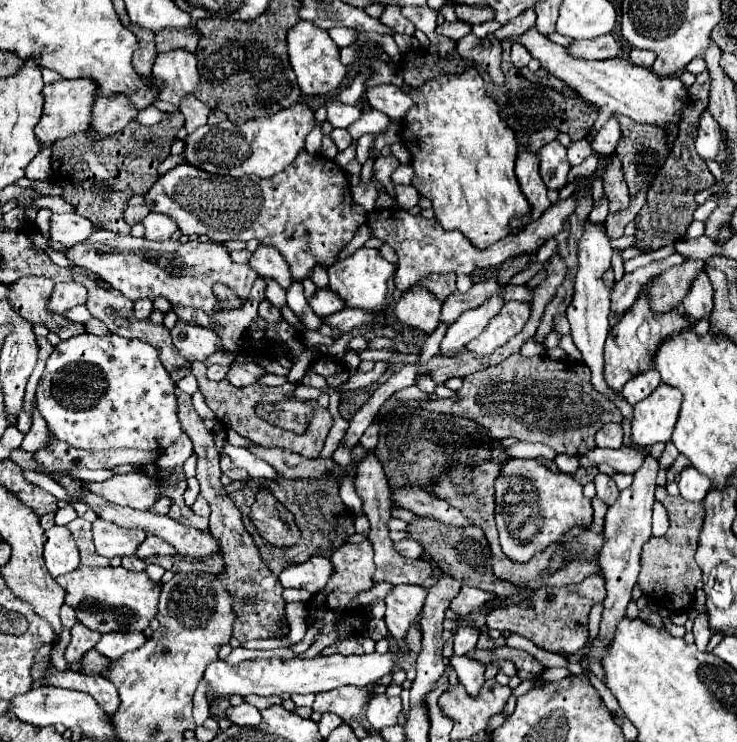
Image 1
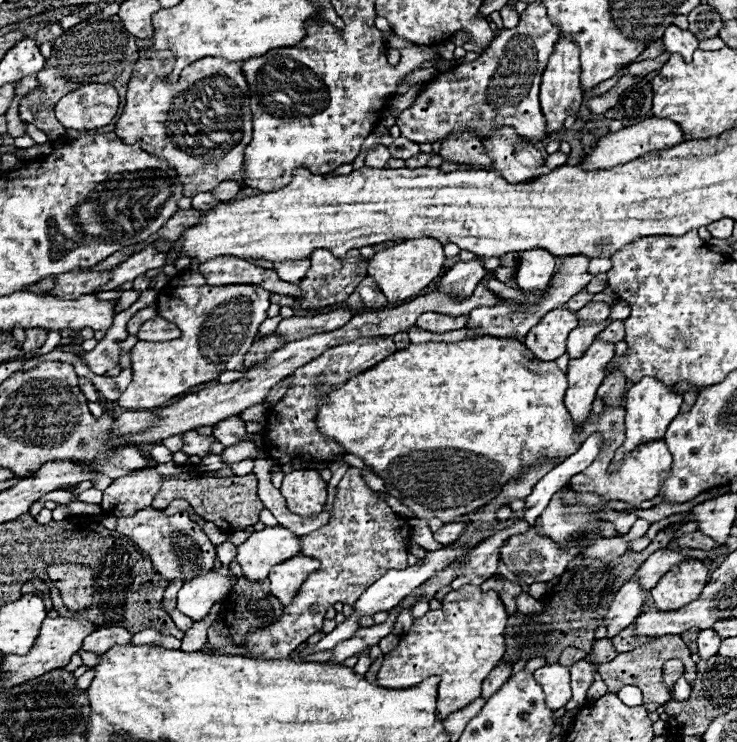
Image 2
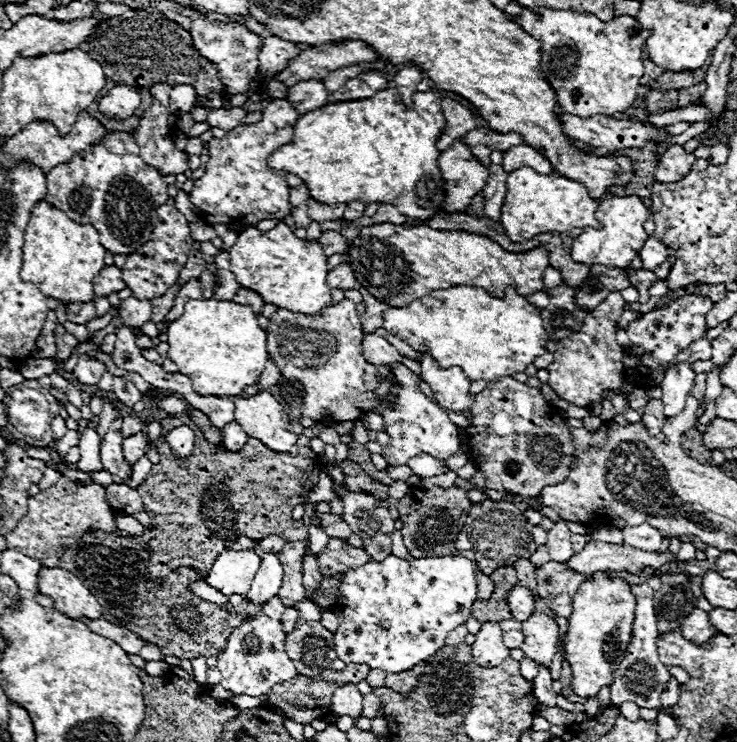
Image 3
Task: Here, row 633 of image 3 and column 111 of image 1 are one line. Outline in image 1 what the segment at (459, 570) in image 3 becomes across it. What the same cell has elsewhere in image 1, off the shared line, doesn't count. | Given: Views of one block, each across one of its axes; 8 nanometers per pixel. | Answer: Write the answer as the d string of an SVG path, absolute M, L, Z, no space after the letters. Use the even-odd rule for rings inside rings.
M84 332L62 340L46 360L46 370L36 390L36 402L54 438L82 450L166 448L184 434L178 420L176 382L172 380L170 372L162 366L158 350L154 350L154 346L146 342L114 334L96 336Z

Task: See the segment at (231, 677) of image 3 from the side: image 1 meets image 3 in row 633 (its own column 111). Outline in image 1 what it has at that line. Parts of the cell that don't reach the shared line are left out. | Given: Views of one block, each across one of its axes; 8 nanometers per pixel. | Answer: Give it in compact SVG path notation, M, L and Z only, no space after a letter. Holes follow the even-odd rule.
M96 228L88 240L68 248L66 256L76 266L110 282L114 290L120 290L132 302L164 296L172 306L200 308L210 316L222 312L222 306L218 306L218 298L212 292L214 284L226 284L234 290L234 294L238 294L238 298L244 300L252 290L252 282L258 278L258 272L250 264L236 264L226 246L212 240L188 240L186 244L174 240L150 242L146 238L134 238L130 234L120 236L110 230Z

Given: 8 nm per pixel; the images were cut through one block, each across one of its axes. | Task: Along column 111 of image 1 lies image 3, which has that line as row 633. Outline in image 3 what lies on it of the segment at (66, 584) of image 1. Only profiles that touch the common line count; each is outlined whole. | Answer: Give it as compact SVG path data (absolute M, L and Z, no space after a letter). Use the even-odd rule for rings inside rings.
M594 572L592 580L586 580L572 602L572 614L568 618L568 632L566 632L566 660L572 668L572 692L580 698L592 698L598 696L602 686L612 686L614 682L614 670L622 662L626 648L630 644L632 636L632 624L634 624L634 594L630 592L630 586L624 580L608 580L604 572Z

